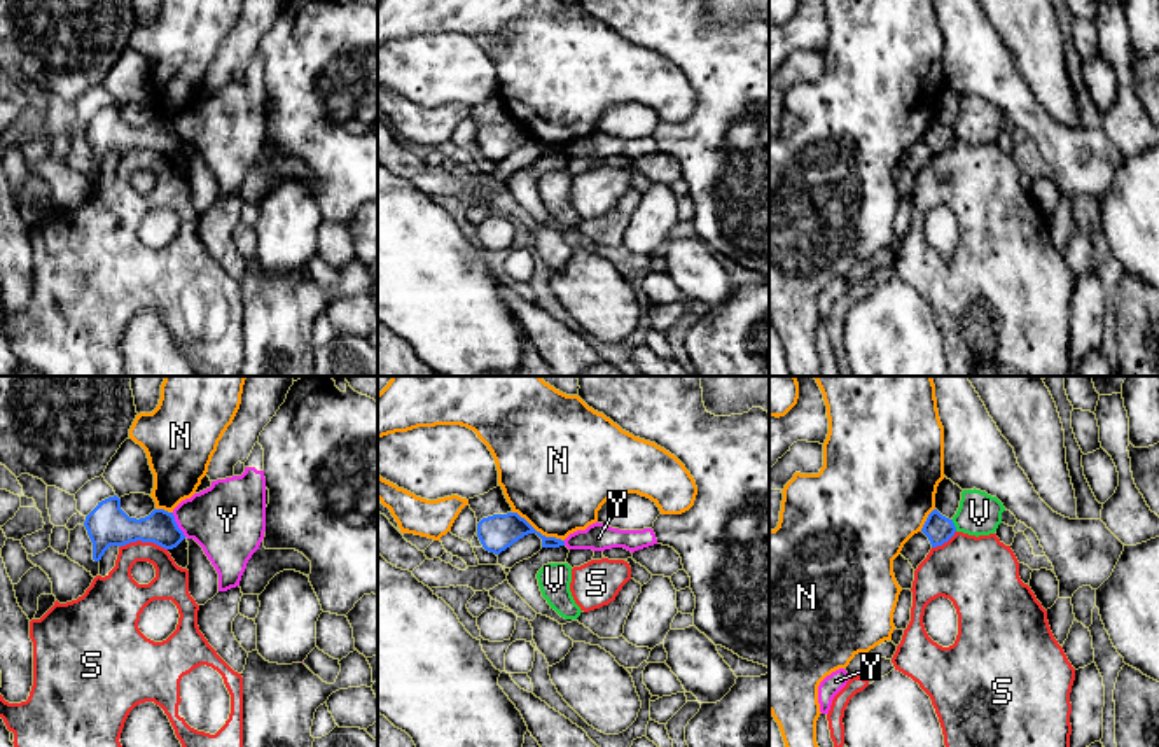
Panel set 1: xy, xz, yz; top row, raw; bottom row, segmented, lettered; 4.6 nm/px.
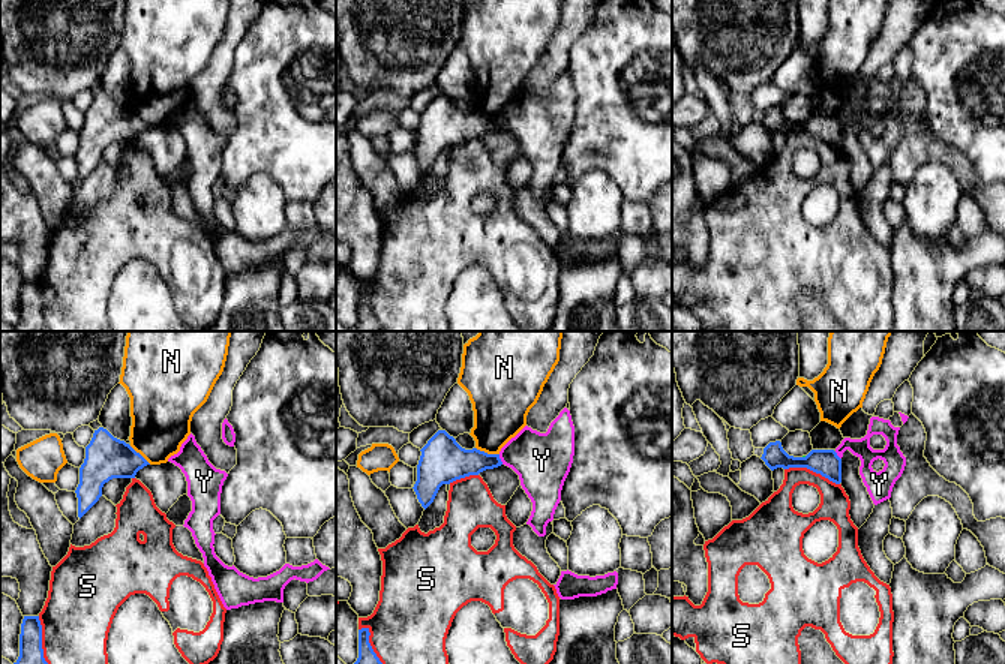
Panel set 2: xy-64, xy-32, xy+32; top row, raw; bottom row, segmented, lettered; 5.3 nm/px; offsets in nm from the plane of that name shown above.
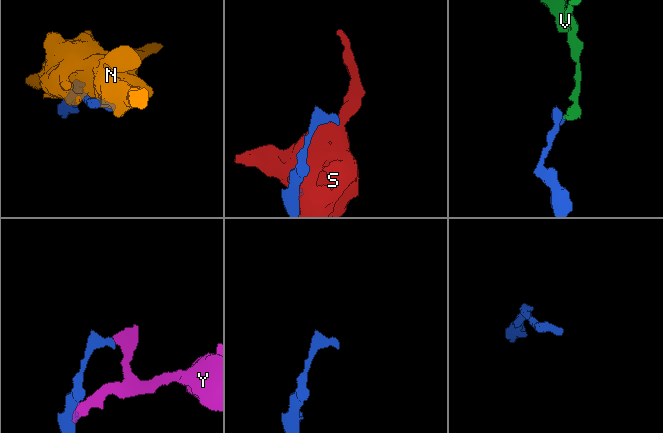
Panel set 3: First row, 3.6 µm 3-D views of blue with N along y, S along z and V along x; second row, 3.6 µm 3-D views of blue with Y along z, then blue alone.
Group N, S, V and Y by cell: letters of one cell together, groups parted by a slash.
N / S / V / Y

